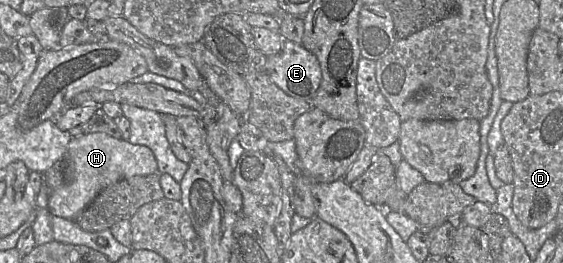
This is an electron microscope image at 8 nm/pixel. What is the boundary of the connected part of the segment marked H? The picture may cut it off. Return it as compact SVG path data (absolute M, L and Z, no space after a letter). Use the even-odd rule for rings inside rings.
M100 132L73 137L67 147L65 160L66 181L51 193L48 209L54 216L73 221L106 187L123 178L150 175L158 171L156 158L149 147Z

